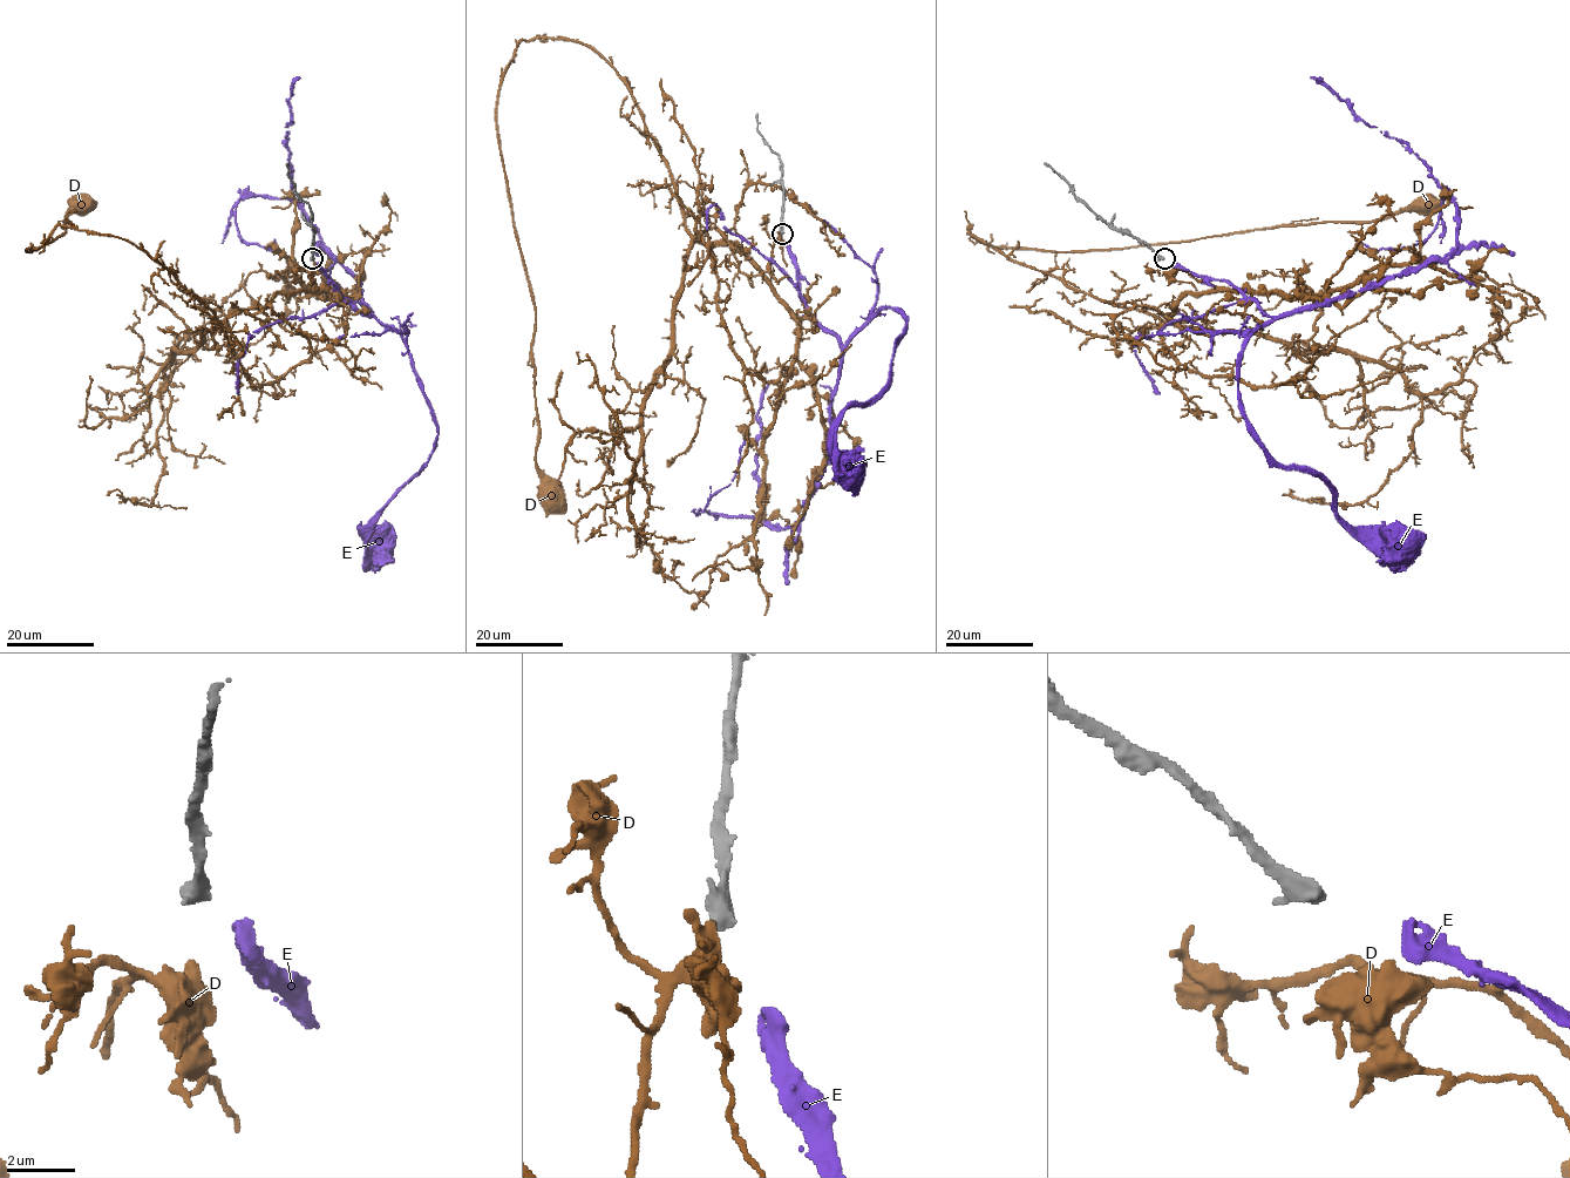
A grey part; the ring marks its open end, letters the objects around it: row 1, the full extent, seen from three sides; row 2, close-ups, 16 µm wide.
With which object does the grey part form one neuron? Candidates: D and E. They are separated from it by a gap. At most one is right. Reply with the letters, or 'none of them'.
E

